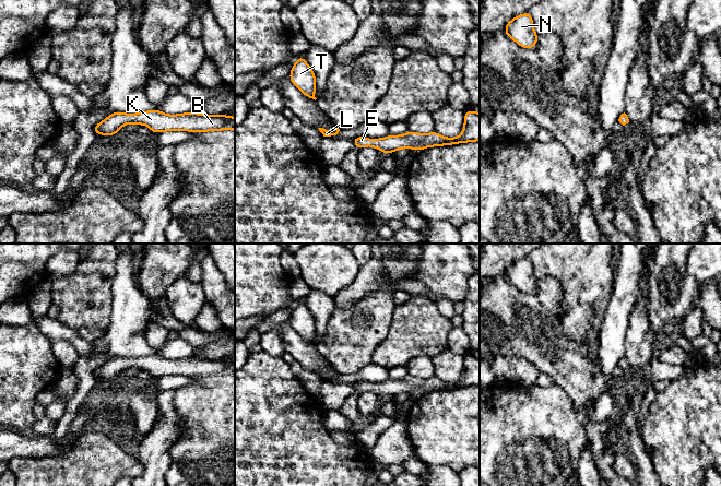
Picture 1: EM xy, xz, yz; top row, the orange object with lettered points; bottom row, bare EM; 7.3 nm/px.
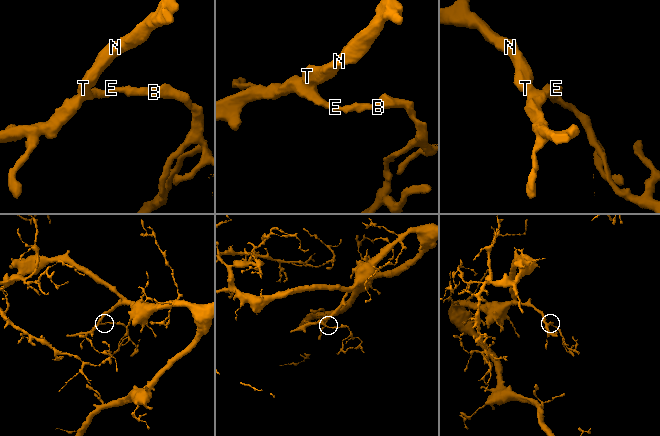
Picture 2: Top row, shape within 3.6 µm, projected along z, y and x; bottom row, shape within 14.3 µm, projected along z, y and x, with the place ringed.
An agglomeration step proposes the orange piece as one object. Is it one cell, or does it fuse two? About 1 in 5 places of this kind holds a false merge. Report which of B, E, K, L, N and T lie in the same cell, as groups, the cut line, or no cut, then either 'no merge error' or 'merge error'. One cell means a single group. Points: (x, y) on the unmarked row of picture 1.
groups B E K L N T; cut none; no merge error

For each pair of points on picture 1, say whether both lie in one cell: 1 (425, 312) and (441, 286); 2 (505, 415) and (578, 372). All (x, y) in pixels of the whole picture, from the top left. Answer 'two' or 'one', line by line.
1: two
2: two

